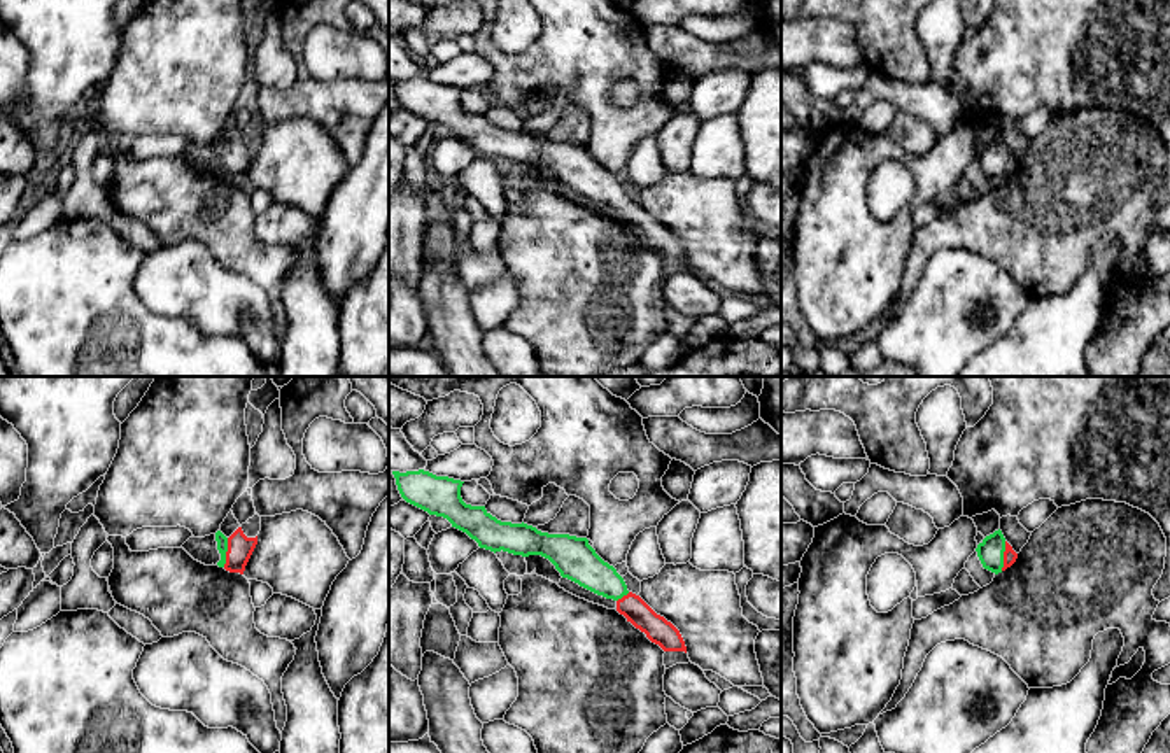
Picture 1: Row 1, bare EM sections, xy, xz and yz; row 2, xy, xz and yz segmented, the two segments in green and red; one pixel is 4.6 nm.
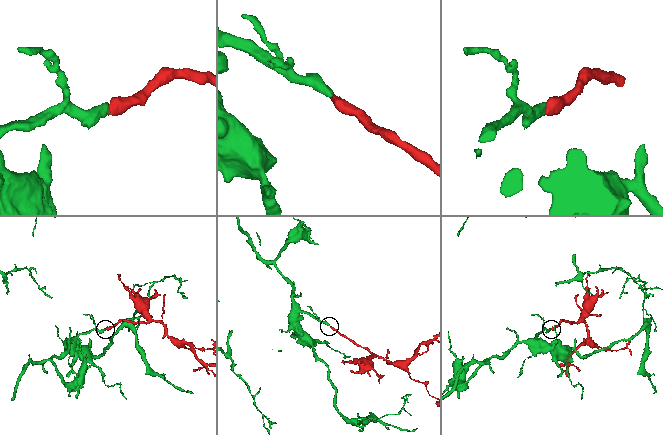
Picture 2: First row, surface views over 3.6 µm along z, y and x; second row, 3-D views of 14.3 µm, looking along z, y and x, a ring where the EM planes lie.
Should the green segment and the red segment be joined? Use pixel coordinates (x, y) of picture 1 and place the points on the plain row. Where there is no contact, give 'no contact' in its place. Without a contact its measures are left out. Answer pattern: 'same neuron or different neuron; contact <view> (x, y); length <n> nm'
same neuron; contact xy (225, 160); length 140 nm

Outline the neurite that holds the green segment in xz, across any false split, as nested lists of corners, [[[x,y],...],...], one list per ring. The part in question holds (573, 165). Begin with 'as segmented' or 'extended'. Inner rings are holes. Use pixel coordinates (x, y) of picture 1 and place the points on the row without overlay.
extended | [[[392,79],[401,105],[427,119],[447,126],[452,135],[466,140],[480,156],[513,163],[541,163],[548,166],[562,186],[613,207],[617,219],[664,259],[685,259],[680,238],[657,222],[639,203],[627,198],[624,186],[604,170],[587,145],[541,140],[527,131],[501,130],[485,114],[466,112],[461,105],[464,89],[436,84],[429,79]]]

